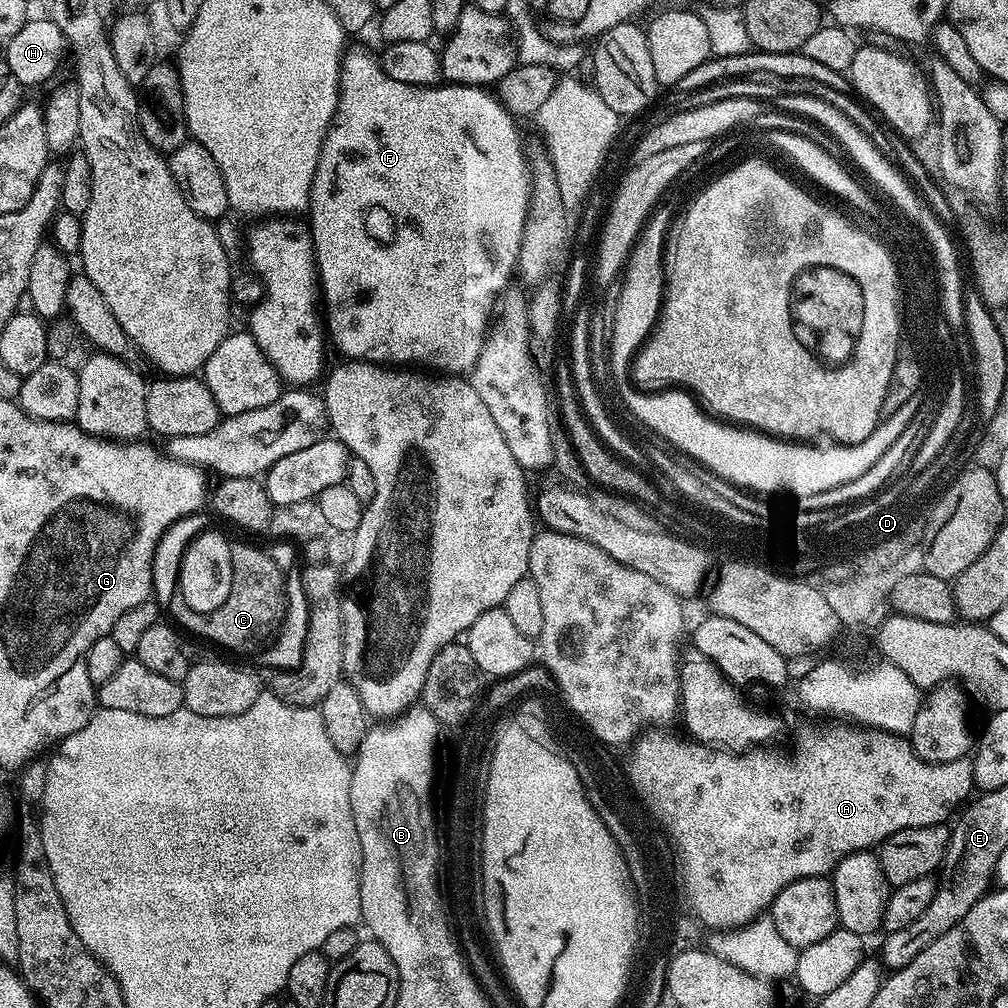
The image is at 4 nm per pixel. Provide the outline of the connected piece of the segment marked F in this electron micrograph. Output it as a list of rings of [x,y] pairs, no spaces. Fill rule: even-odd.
[[[360,48],[353,52],[345,51],[340,61],[340,96],[337,98],[336,112],[332,115],[332,124],[324,135],[320,160],[316,163],[316,173],[312,178],[312,189],[308,192],[307,211],[312,212],[310,231],[312,249],[316,251],[318,288],[323,303],[324,300],[328,303],[326,332],[331,343],[332,340],[336,343],[341,357],[371,360],[373,364],[385,366],[437,368],[440,374],[464,374],[475,363],[490,327],[494,305],[507,287],[506,278],[520,259],[520,235],[527,216],[530,177],[522,144],[520,148],[516,141],[516,128],[512,125],[514,117],[503,108],[493,93],[491,96],[488,93],[491,91],[470,84],[445,83],[444,88],[440,87],[423,88],[406,86],[406,82],[394,82],[394,78],[382,70],[375,55],[371,56]]]

